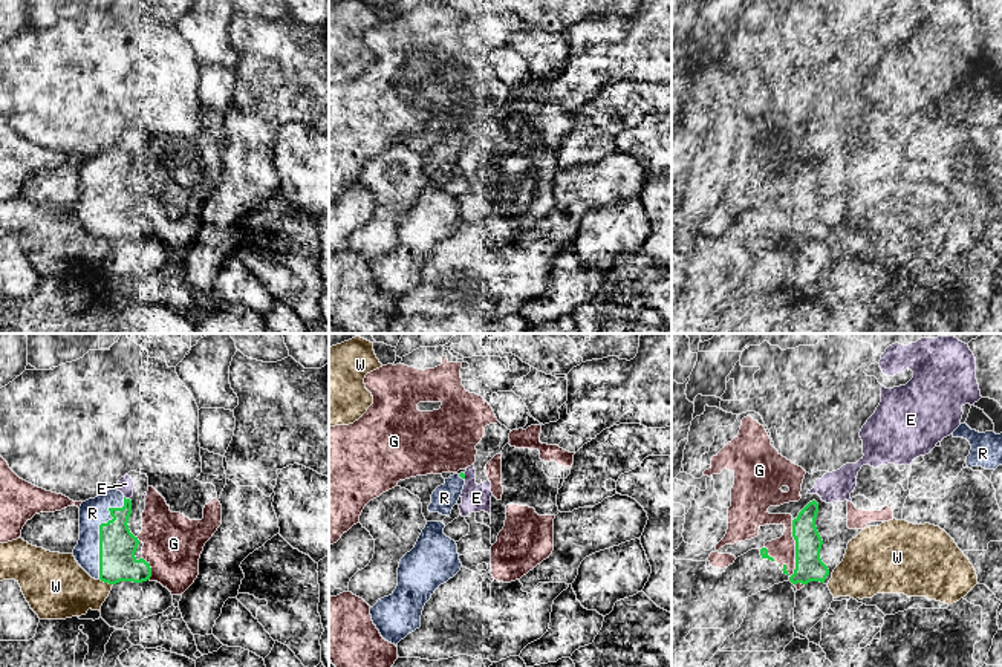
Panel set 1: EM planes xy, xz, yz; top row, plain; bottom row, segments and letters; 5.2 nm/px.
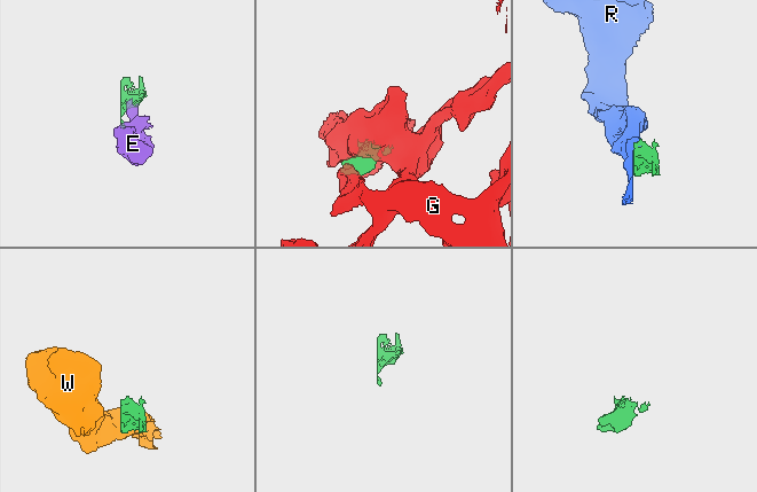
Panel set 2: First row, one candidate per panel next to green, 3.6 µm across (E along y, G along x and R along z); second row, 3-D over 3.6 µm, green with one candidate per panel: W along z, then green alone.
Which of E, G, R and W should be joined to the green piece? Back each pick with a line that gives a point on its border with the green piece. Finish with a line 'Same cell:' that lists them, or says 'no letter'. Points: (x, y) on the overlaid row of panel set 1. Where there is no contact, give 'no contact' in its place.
Same cell: no letter

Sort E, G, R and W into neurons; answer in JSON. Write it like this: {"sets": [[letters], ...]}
{"sets": [["E", "G", "R"], ["W"]]}

